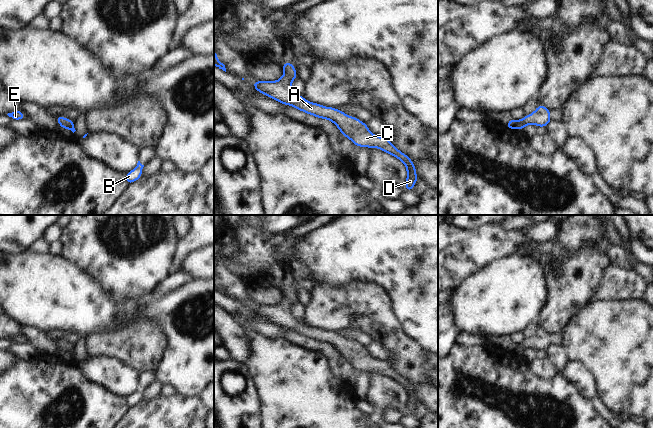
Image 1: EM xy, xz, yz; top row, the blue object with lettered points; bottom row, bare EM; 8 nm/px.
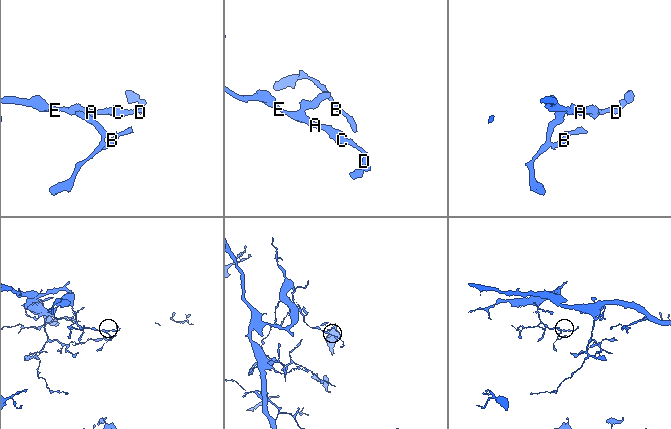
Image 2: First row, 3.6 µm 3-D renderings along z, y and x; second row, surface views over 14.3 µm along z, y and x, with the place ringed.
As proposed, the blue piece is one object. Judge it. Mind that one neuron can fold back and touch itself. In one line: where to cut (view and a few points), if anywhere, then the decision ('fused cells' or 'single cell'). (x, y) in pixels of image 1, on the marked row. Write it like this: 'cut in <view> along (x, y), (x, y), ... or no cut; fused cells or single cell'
no cut; single cell

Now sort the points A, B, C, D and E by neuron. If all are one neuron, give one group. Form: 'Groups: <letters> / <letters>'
Groups: A B C D E

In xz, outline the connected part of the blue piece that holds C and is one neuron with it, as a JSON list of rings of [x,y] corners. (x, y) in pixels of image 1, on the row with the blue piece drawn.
[[[286,62],[280,65],[285,73],[277,81],[254,81],[253,87],[257,92],[274,99],[284,105],[290,105],[307,114],[333,122],[341,134],[349,138],[355,146],[372,147],[383,150],[393,155],[406,165],[407,179],[405,189],[413,191],[414,184],[418,181],[413,161],[403,152],[399,151],[388,139],[379,137],[370,132],[366,123],[356,117],[346,115],[344,112],[333,107],[324,107],[319,103],[312,103],[292,92],[291,83],[297,78],[295,67]]]

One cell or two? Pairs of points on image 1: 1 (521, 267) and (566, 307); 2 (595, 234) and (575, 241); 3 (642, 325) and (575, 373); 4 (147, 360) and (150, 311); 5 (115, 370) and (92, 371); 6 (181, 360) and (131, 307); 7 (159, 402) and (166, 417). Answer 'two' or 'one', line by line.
1: two
2: one
3: two
4: two
5: one
6: one
7: one

